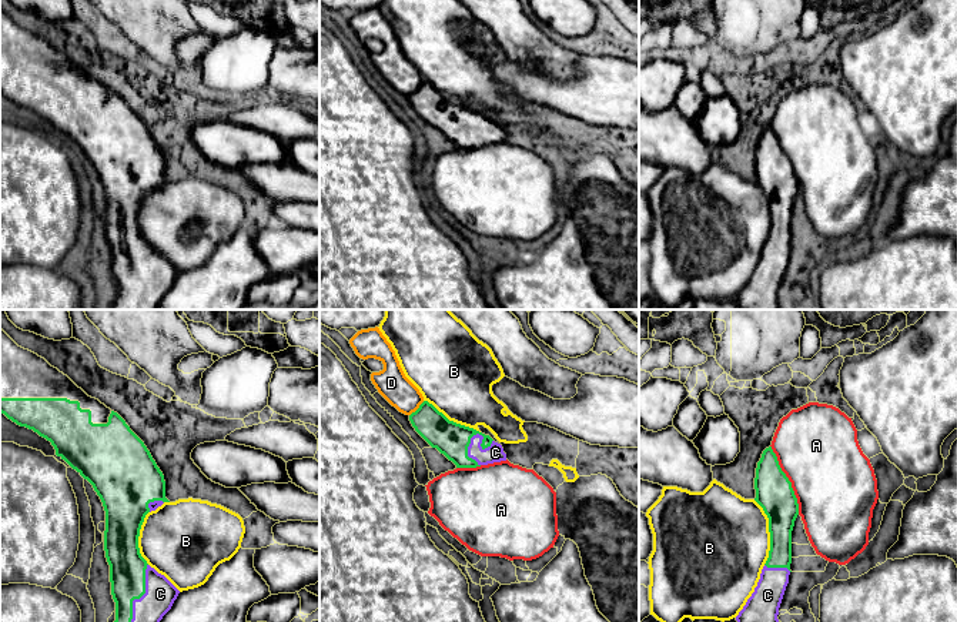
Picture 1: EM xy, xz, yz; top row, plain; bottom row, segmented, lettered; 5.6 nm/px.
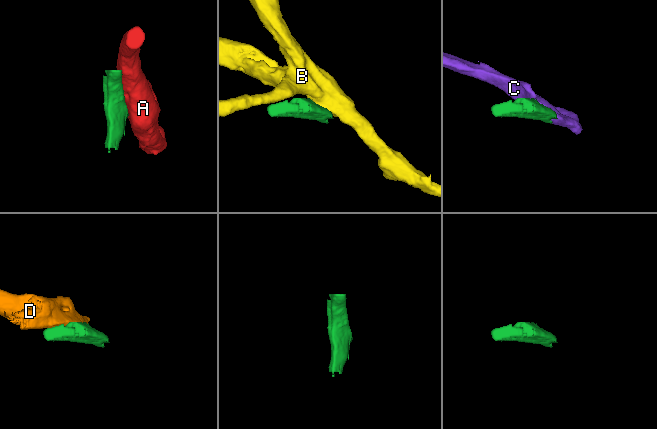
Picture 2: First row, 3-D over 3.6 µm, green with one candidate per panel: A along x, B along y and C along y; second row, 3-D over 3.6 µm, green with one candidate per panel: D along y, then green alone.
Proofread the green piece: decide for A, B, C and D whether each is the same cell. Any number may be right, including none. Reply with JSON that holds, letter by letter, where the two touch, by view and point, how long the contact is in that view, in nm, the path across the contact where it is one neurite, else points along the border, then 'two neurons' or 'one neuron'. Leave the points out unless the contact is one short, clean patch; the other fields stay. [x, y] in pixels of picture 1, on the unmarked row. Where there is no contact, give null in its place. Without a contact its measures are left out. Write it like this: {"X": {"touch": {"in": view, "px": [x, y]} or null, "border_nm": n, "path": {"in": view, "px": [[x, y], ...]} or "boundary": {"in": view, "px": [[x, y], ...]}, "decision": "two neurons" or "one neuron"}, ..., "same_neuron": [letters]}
{"A": {"touch": {"in": "yz", "px": [787, 160]}, "border_nm": 420, "decision": "two neurons"}, "B": {"touch": {"in": "yz", "px": [769, 211]}, "border_nm": 380, "decision": "two neurons"}, "C": {"touch": {"in": "xy", "px": [134, 278]}, "border_nm": 400, "decision": "one neuron"}, "D": {"touch": {"in": "xz", "px": [418, 89]}, "border_nm": 120, "decision": "two neurons"}, "same_neuron": ["C"]}

